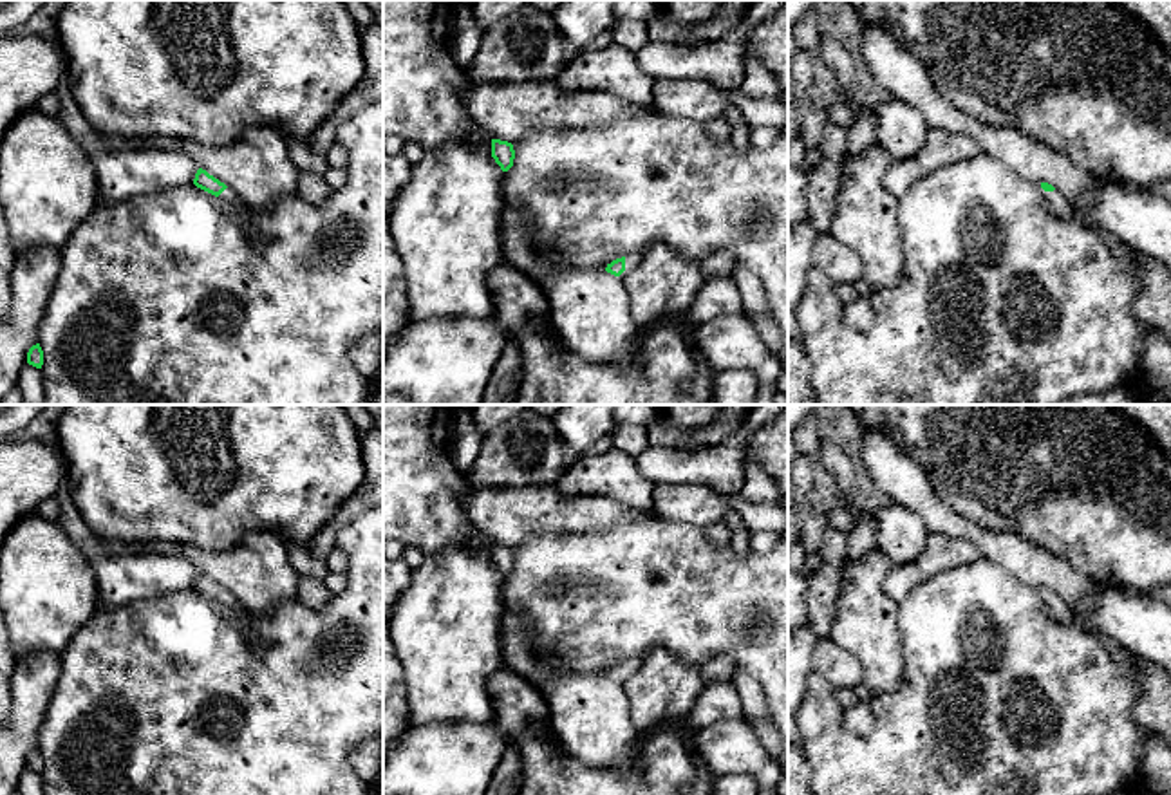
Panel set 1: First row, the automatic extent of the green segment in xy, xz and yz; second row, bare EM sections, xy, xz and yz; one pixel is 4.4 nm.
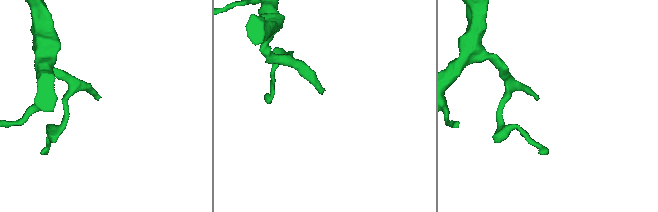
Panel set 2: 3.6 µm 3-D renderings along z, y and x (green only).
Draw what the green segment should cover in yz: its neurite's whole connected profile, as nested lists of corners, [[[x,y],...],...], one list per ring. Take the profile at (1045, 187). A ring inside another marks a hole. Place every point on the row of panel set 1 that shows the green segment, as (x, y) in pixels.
[[[1039,182],[1039,190],[1048,202],[1050,210],[1059,217],[1059,219],[1072,219],[1073,217],[1073,208],[1068,202],[1068,199],[1057,192],[1052,184],[1048,182]]]

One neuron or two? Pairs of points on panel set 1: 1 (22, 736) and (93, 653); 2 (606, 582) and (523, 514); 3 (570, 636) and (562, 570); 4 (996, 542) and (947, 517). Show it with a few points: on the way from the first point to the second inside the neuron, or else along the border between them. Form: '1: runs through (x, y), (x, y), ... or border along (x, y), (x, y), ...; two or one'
1: border along (62, 667), (37, 747); two
2: border along (590, 533), (533, 533), (514, 550); two
3: runs through (570, 620), (568, 586); one
4: runs through (983, 539), (960, 528); one

